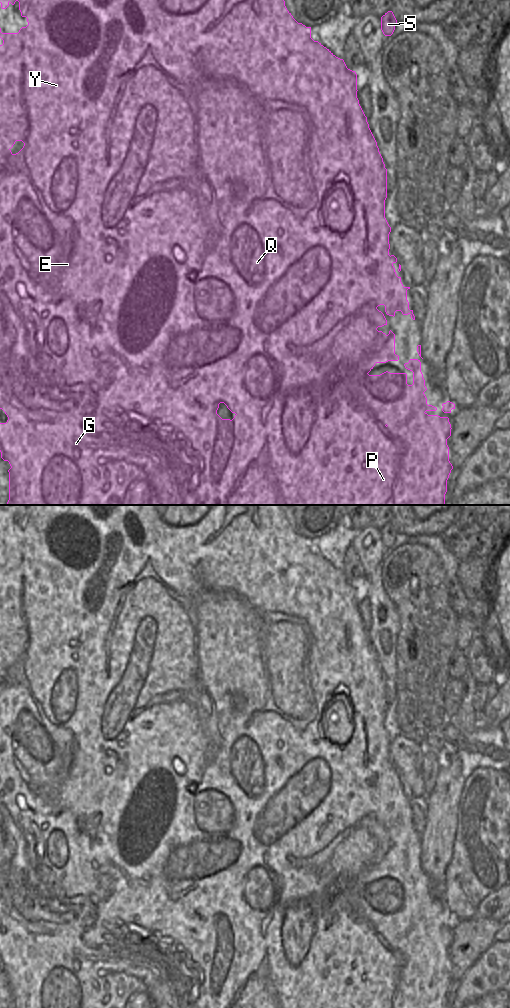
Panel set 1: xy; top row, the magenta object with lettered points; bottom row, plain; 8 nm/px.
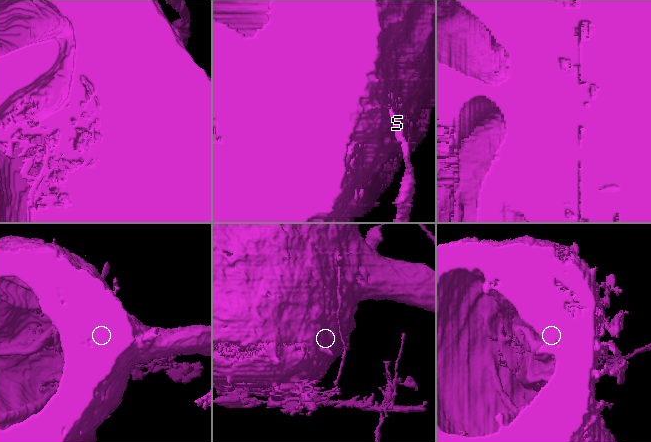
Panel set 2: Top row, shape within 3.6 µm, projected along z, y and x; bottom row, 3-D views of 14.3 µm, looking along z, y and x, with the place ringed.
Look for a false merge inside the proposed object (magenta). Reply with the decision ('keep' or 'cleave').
keep

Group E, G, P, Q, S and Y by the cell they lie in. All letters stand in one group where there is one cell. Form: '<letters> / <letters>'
E G P Q S Y

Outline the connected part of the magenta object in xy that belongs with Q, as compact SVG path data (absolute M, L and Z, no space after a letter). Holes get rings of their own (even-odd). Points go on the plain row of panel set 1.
M0 505L0 515L1 515L1 520L2 520L2 521L6 521L6 520L7 520L7 519L8 519L8 518L9 518L9 516L10 516L10 515L11 515L11 516L12 516L12 517L14 517L14 516L15 516L15 514L16 514L16 513L18 513L18 514L19 514L19 522L20 522L20 524L21 524L21 528L22 528L22 529L26 529L26 530L27 530L27 534L28 534L28 537L27 537L27 538L26 538L26 539L22 539L22 540L21 540L21 541L20 541L20 542L19 542L19 544L18 544L18 545L2 545L2 544L1 544L1 540L0 540L0 550L1 550L1 551L2 551L2 552L3 552L3 556L2 556L2 557L0 557L0 921L2 921L2 922L3 922L3 923L4 923L4 924L5 924L5 926L6 926L6 927L7 927L7 929L8 929L8 932L7 932L7 934L6 934L6 935L0 935L0 964L1 964L1 970L2 970L2 971L3 971L3 972L4 972L4 973L8 973L8 974L9 974L9 976L10 976L10 978L11 978L11 980L10 980L10 981L9 981L9 982L8 982L8 984L9 984L9 1008L445 1008L445 1006L446 1006L446 1004L447 1004L447 992L448 992L448 990L449 990L449 987L450 987L450 985L451 985L451 982L452 982L452 981L453 981L453 978L452 978L452 976L451 976L451 975L450 975L450 973L449 973L449 959L448 959L448 957L447 957L447 951L448 951L448 950L449 950L449 949L450 949L450 948L451 948L451 941L452 941L452 940L451 940L451 936L450 936L450 934L449 934L449 930L448 930L448 929L440 929L440 928L438 928L438 927L428 927L428 926L427 926L427 925L426 925L426 924L427 924L427 923L436 923L436 922L437 922L437 920L436 920L436 919L434 919L434 918L432 918L432 917L428 917L428 916L427 916L427 910L426 910L426 908L425 908L425 906L424 906L424 904L425 904L425 903L426 903L426 902L427 902L427 900L426 900L426 898L425 898L425 892L424 892L424 890L423 890L423 886L422 886L422 884L421 884L421 874L420 874L420 872L418 872L418 871L410 871L410 872L409 872L409 874L408 874L408 875L405 875L405 876L404 876L404 878L405 878L405 880L406 880L406 881L408 881L408 882L410 882L410 883L412 883L412 884L413 884L413 896L412 896L412 897L408 897L408 896L407 896L407 886L406 886L406 885L390 885L390 884L388 884L388 883L386 883L386 884L384 884L384 885L382 885L382 886L380 886L380 887L369 887L369 886L368 886L368 885L369 885L369 884L370 884L370 883L371 883L371 882L372 882L372 881L373 881L373 879L374 879L374 878L375 878L375 876L376 876L376 875L386 875L386 874L388 874L388 873L398 873L398 872L399 872L399 868L398 868L398 867L396 867L396 866L395 866L395 846L394 846L394 845L393 845L393 844L392 844L392 843L391 843L391 842L390 842L390 843L389 843L389 846L388 846L388 847L386 847L386 846L385 846L385 845L383 845L383 844L382 844L382 843L378 843L378 842L377 842L377 840L378 840L378 839L382 839L382 838L384 838L384 837L387 837L387 832L386 832L386 830L385 830L385 828L384 828L384 826L383 826L383 825L382 825L382 824L381 824L381 823L379 823L379 822L378 822L378 821L377 821L377 819L378 819L378 818L380 818L380 817L384 817L384 818L385 818L385 824L386 824L386 826L387 826L387 827L389 827L389 828L393 828L393 829L394 829L394 828L395 828L395 824L396 824L396 823L401 823L401 824L402 824L402 826L403 826L403 827L408 827L408 826L410 826L410 827L411 827L411 830L412 830L412 831L413 831L413 832L415 832L415 828L414 828L414 826L413 826L413 822L410 822L410 821L409 821L409 814L408 814L408 812L407 812L407 802L408 802L408 801L410 801L410 799L404 799L404 798L403 798L403 796L402 796L402 794L401 794L401 789L398 789L398 788L397 788L397 786L396 786L396 784L395 784L395 780L394 780L394 778L393 778L393 776L394 776L394 775L396 775L396 774L397 774L397 770L396 770L396 769L395 769L395 768L394 768L394 767L391 767L391 768L390 768L390 767L389 767L389 761L390 761L390 756L389 756L389 746L390 746L390 744L391 744L391 739L390 739L390 738L389 738L389 736L388 736L388 734L387 734L387 732L386 732L386 730L385 730L385 712L386 712L386 710L387 710L387 681L386 681L386 680L385 680L385 676L384 676L384 674L383 674L383 670L382 670L382 668L381 668L381 666L380 666L380 664L379 664L379 660L378 660L378 658L377 658L377 654L376 654L376 652L375 652L375 650L374 650L374 648L373 648L373 646L372 646L372 644L371 644L371 642L370 642L370 640L369 640L369 636L368 636L368 634L367 634L367 629L366 629L366 628L365 628L365 626L364 626L364 624L363 624L363 622L362 622L362 620L361 620L361 618L360 618L360 616L359 616L359 612L358 612L358 610L357 610L357 603L358 603L358 602L357 602L357 586L356 586L356 584L355 584L355 583L352 583L352 582L350 582L350 581L348 581L348 580L347 580L347 578L346 578L346 576L345 576L345 574L344 574L344 572L343 572L343 571L340 571L340 570L338 570L338 569L336 569L336 568L335 568L335 567L334 567L334 566L333 566L333 565L332 565L332 564L331 564L331 563L330 563L330 562L329 562L329 561L327 561L327 560L326 560L326 559L324 559L324 558L323 558L323 557L322 557L322 556L321 556L321 555L319 555L319 554L318 554L318 553L314 553L314 552L313 552L313 551L312 551L312 550L311 550L311 539L306 539L306 538L305 538L305 537L303 537L303 536L302 536L302 535L298 535L298 534L297 534L297 533L296 533L296 532L295 532L295 531L294 531L294 530L293 530L293 528L292 528L292 527L291 527L291 525L290 525L290 524L289 524L289 523L288 523L288 522L287 522L287 520L286 520L286 518L285 518L285 513L284 513L284 511L283 511L283 505ZM16 653L22 653L22 654L23 654L23 655L24 655L24 658L23 658L23 660L22 660L22 661L21 661L21 662L20 662L20 663L19 663L19 664L18 664L18 665L16 665L16 666L13 666L13 665L12 665L12 664L11 664L11 662L10 662L10 661L11 661L11 660L12 660L12 659L13 659L13 657L14 657L14 656L15 656L15 654L16 654ZM220 915L224 915L224 916L225 916L225 917L226 917L226 918L227 918L227 920L228 920L228 921L229 921L229 922L230 922L230 923L231 923L231 924L232 924L232 925L235 925L235 926L236 926L236 927L235 927L235 928L234 928L234 930L233 930L233 931L232 931L232 932L230 932L230 931L222 931L222 930L221 930L221 929L220 929L220 928L219 928L219 927L218 927L218 926L217 926L217 922L218 922L218 920L219 920L219 916L220 916Z

